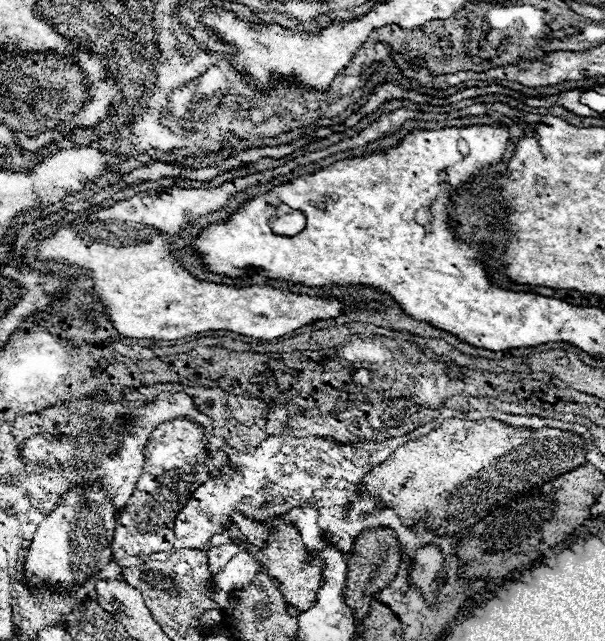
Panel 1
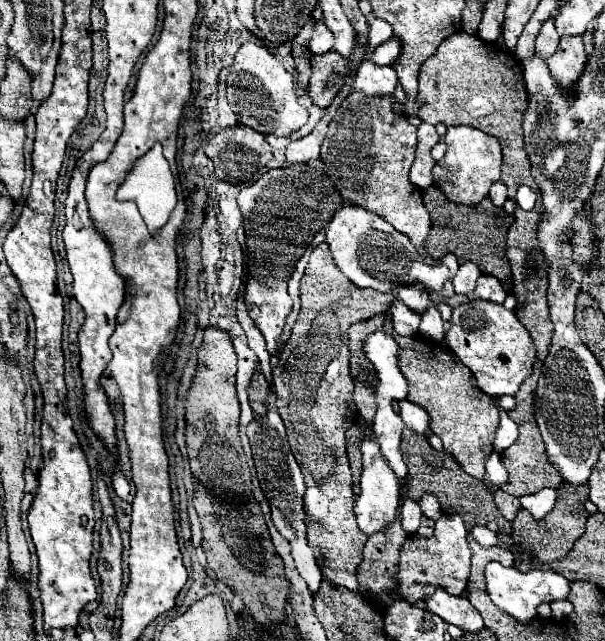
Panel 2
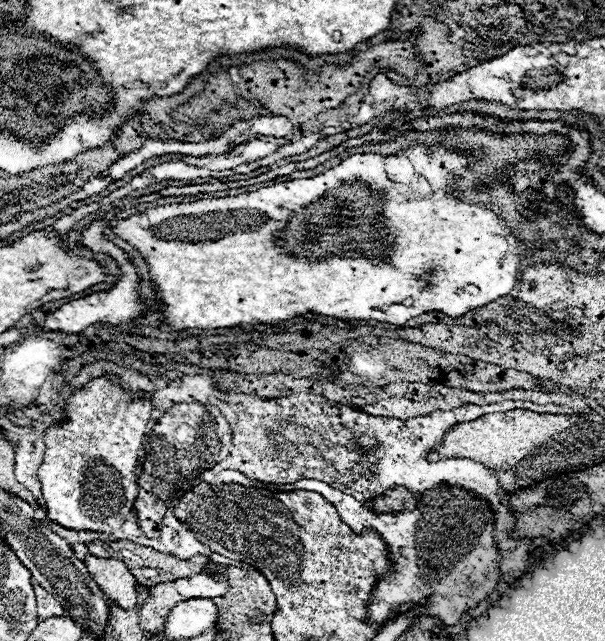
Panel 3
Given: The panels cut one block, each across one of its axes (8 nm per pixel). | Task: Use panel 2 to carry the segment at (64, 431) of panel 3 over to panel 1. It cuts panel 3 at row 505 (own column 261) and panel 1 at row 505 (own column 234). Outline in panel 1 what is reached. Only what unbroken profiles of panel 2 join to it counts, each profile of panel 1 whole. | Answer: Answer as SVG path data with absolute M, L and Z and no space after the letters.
M76 484L64 490L56 508L38 526L26 556L26 576L32 582L60 582L62 586L76 586L112 558L112 540L116 530L118 512L112 506L112 496L102 484L82 486Z

